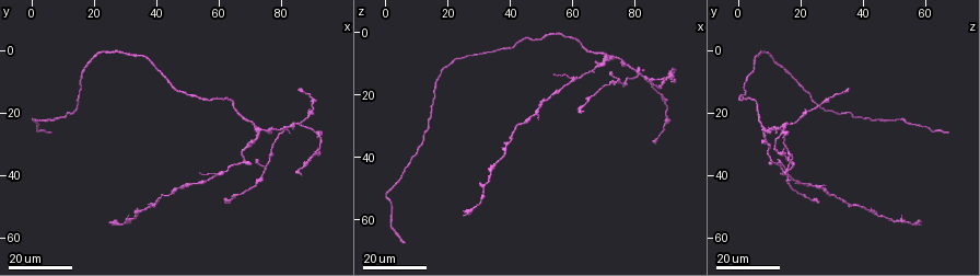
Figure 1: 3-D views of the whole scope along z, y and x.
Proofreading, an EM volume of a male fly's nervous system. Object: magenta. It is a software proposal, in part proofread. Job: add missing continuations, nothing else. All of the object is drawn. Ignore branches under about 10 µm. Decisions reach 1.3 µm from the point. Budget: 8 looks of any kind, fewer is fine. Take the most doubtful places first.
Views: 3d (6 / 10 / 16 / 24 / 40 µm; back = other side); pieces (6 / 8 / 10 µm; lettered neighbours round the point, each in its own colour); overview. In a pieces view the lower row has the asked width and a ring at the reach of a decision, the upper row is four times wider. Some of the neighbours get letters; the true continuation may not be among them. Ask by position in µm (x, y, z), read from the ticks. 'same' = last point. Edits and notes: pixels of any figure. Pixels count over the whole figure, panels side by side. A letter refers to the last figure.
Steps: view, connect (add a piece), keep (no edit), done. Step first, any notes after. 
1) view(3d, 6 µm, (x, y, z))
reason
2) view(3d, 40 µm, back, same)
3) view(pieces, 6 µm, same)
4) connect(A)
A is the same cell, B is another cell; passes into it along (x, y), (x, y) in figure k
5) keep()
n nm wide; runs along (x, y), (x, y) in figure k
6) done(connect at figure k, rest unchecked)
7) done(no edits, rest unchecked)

view(3d, 24 µm, (6, 26, 68))
branch stops here

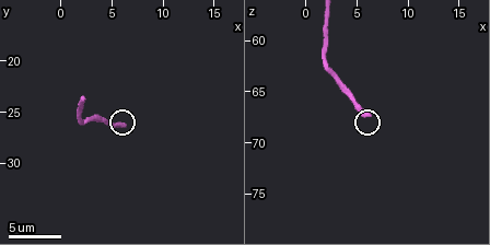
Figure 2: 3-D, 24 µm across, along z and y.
view(pieces, 10 µm, (6.0, 26.4, 67.4))

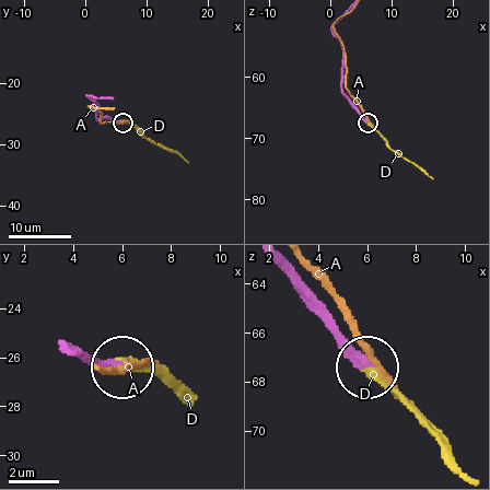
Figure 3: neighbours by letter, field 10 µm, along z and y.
connect(D)
D is the same cell, A is another cell; passes into it along (305, 302), (462, 469) in figure 3; the neuron continues

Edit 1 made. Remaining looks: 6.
view(3d, 24 µm, (63, 49, 26))
long arm stops here

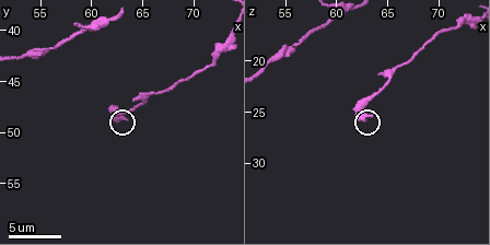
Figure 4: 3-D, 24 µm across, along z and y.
view(pieces, 6 µm, (63.2, 48.8, 25.4))
what lies round it

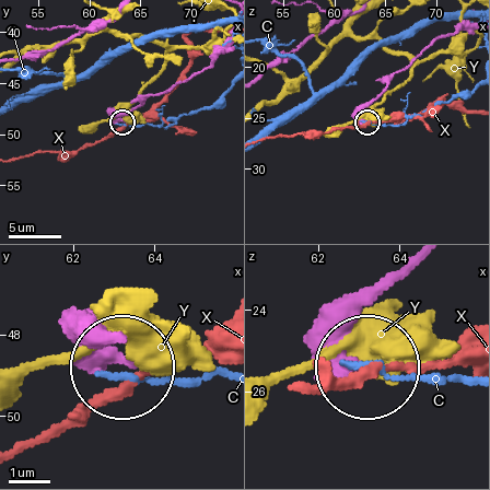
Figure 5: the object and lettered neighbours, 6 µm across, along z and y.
keep()
C, X and Y are other cells; runs along (405, 266), (349, 328), (346, 349), (370, 366) in figure 5; none of them fits

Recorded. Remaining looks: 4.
view(3d, 24 µm, (86, 40, 15))
branch stops here

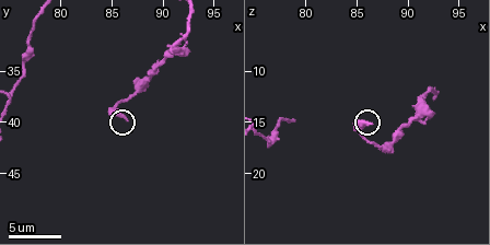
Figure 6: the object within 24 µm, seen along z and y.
view(pieces, 8 µm, (86.6, 39.6, 15.4))

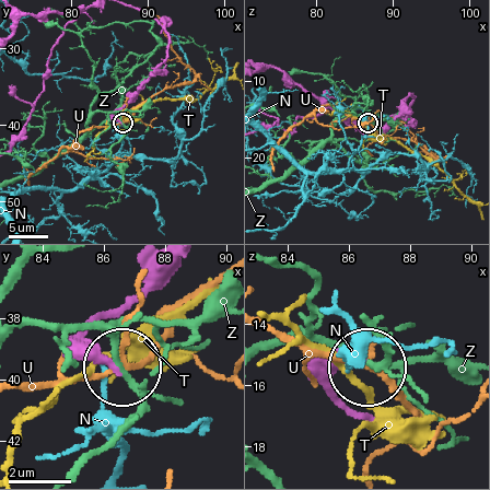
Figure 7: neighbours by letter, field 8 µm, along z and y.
keep()
190 nm wide; N, T, U and Z are other cells; none of them fits

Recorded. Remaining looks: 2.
view(3d, 16 µm, (72, 35, 12))

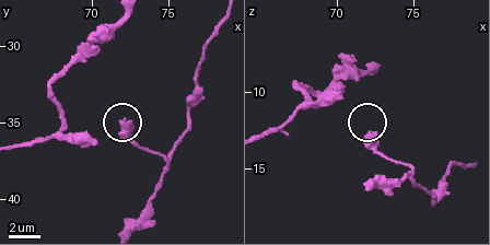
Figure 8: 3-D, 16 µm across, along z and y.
view(pieces, 8 µm, (72.2, 35.0, 12.8))
what lies round it

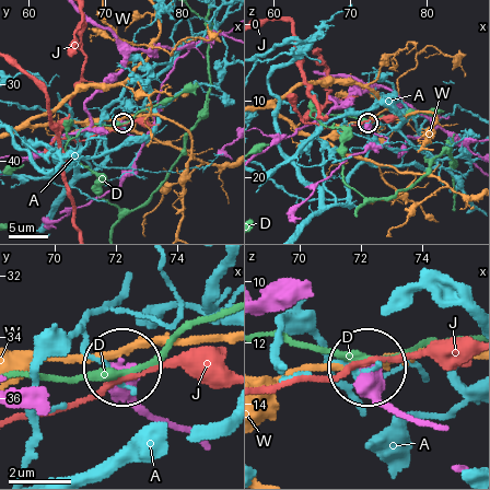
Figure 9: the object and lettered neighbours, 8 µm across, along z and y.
keep()
450 nm wide; A, D, J and W are other cells; runs along (181, 432), (141, 408), (128, 372) in figure 9; none of them fits

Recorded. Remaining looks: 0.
done(connect at figure 3, rest unchecked)

